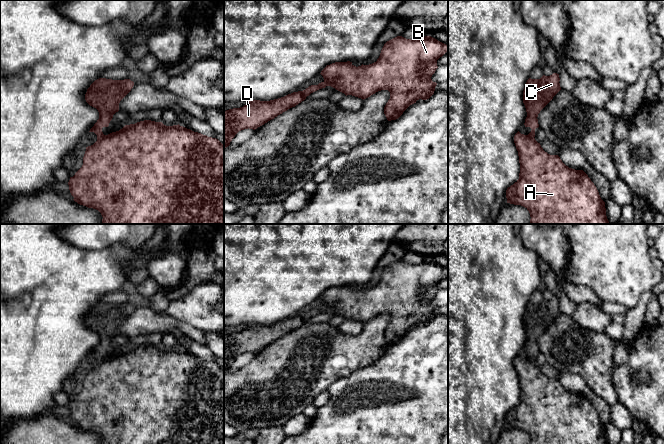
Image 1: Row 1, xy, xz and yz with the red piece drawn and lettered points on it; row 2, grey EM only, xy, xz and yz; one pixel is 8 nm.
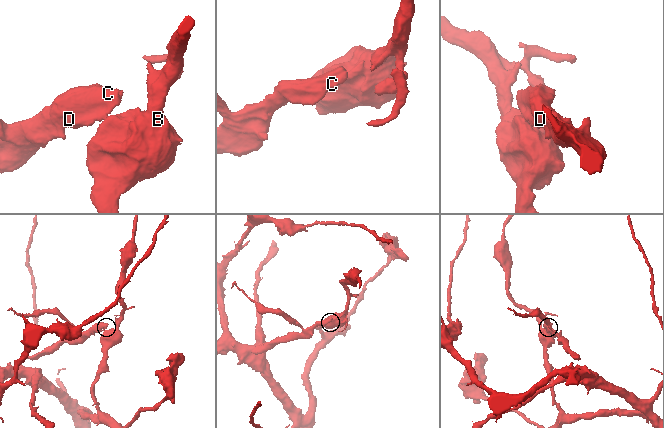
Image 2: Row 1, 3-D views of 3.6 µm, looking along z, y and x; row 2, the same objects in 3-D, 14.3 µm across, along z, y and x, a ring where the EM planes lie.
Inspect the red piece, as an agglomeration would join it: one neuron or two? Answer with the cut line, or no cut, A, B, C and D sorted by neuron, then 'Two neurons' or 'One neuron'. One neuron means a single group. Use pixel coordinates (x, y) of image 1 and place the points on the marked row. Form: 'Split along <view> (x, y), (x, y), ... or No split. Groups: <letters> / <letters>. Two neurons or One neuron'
Split along xy (104, 135), (97, 140). Groups: A B / C D. Two neurons

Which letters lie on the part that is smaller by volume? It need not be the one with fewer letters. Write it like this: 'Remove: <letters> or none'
Remove: C, D

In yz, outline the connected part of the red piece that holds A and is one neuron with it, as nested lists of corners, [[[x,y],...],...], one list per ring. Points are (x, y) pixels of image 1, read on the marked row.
[[[519,131],[514,136],[518,151],[519,179],[506,190],[507,203],[521,205],[530,213],[530,224],[610,224],[605,202],[583,170],[566,166],[558,155],[550,155],[540,143]]]

